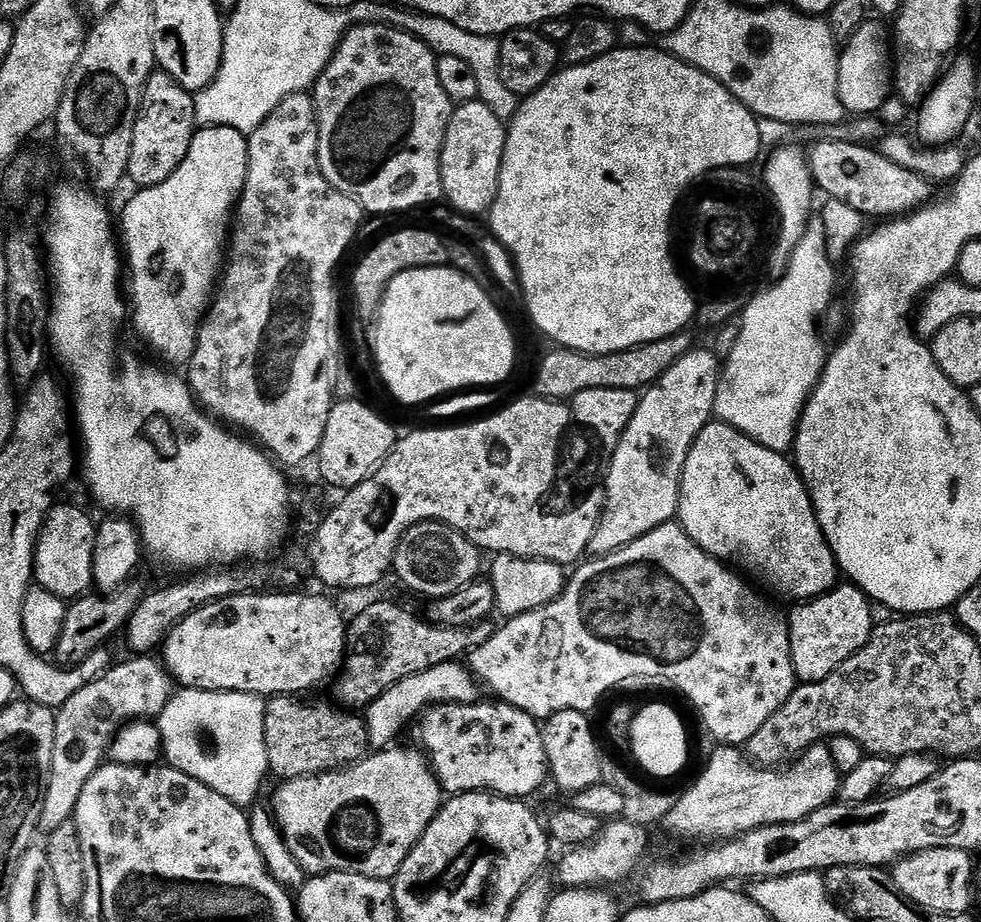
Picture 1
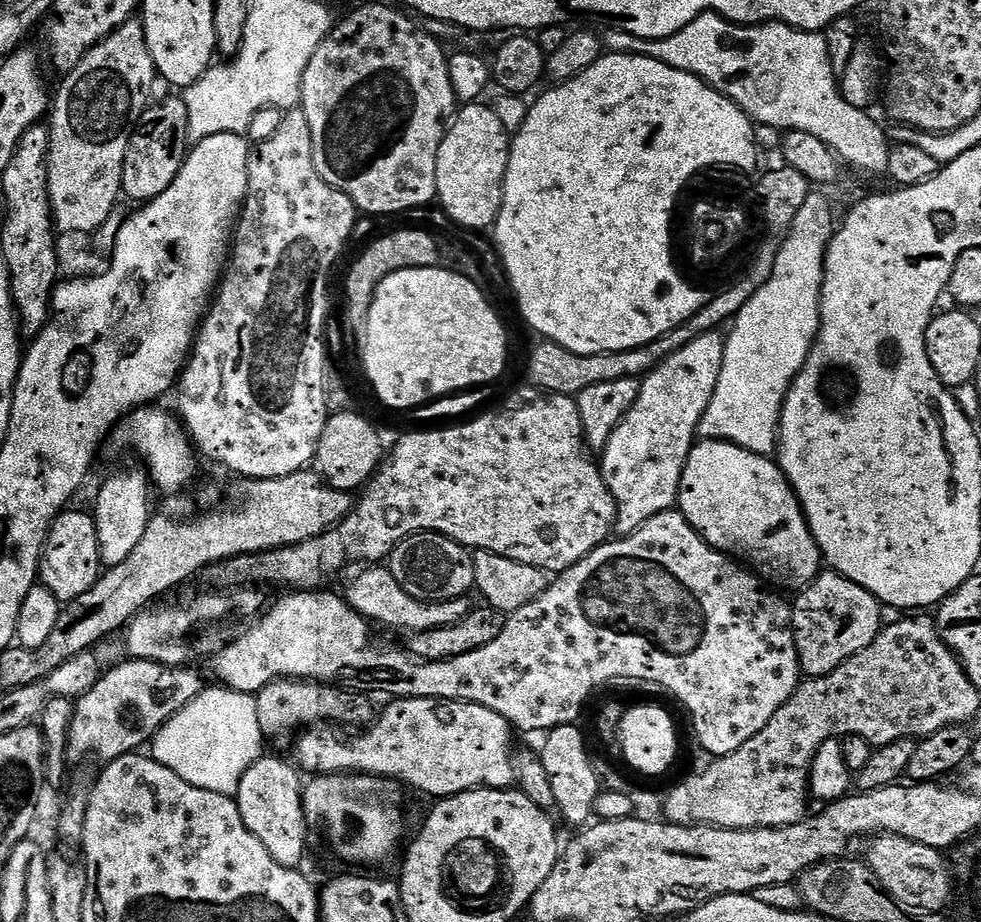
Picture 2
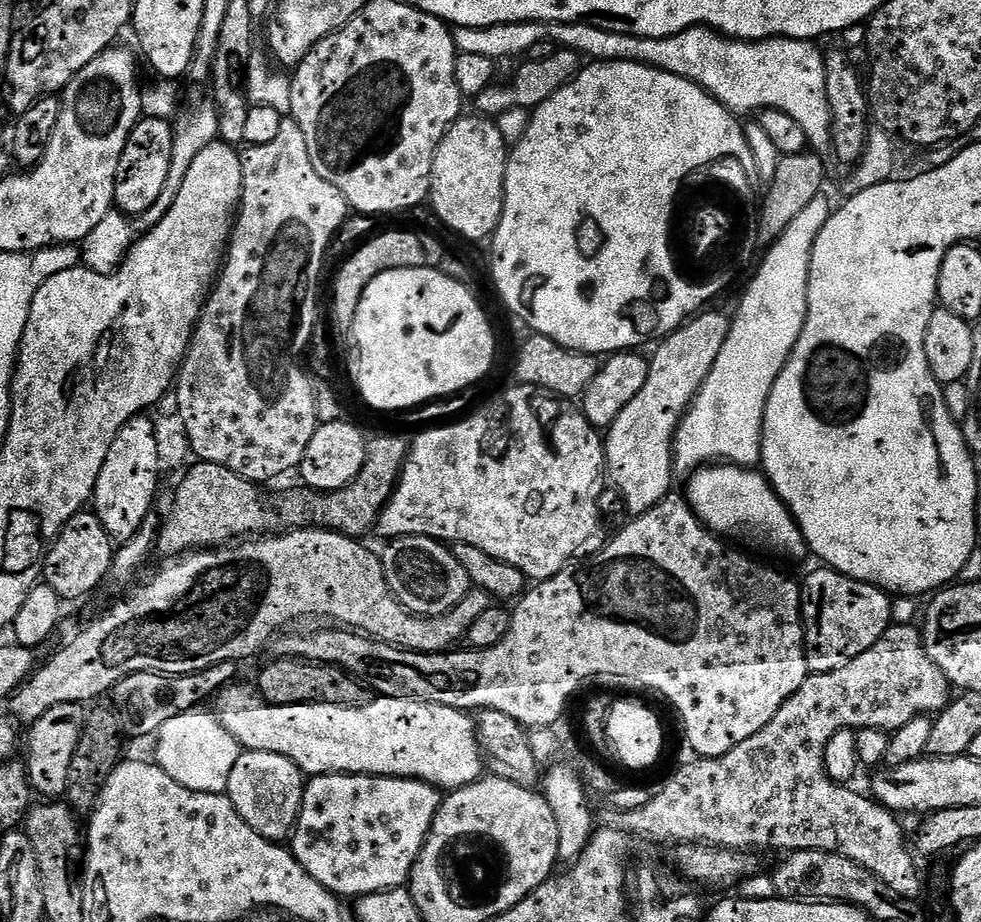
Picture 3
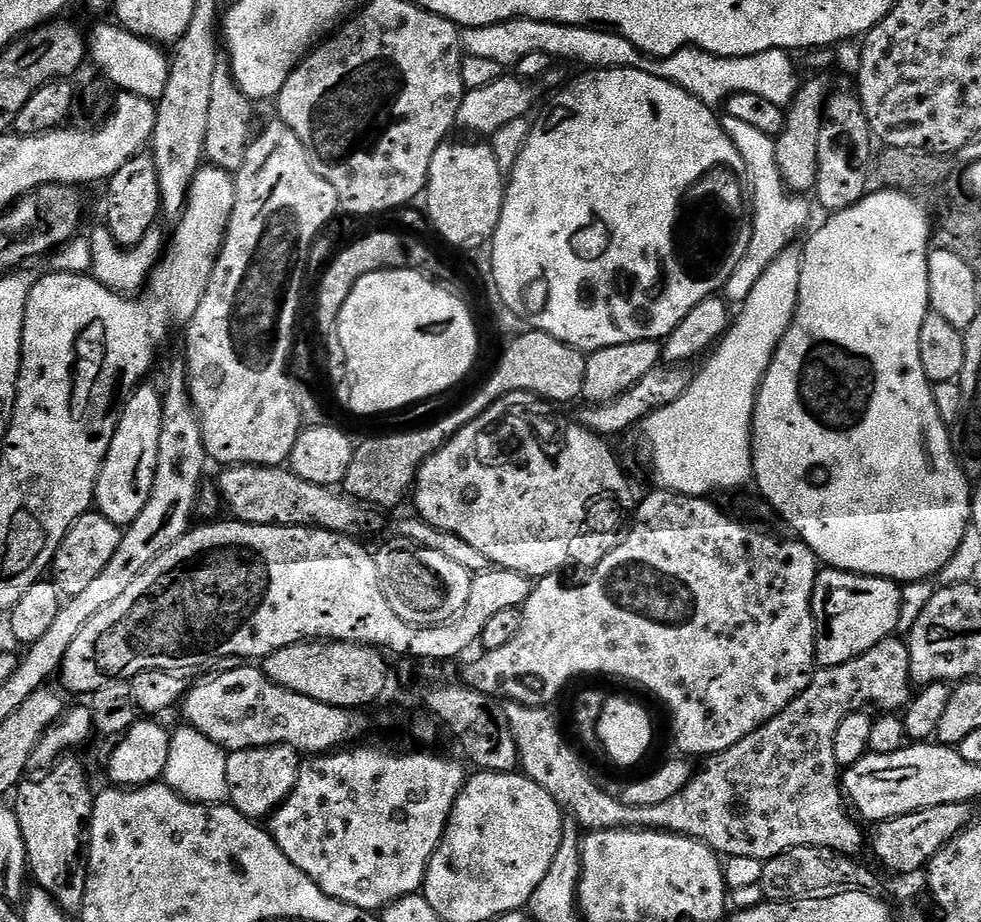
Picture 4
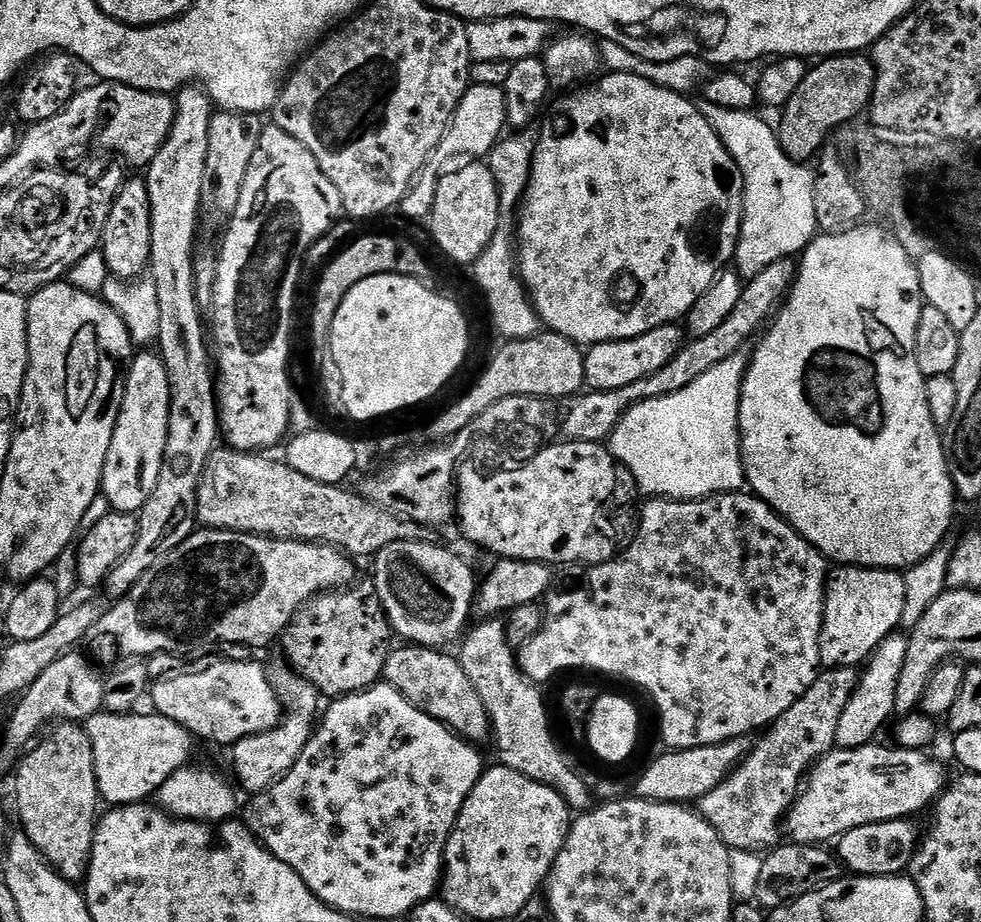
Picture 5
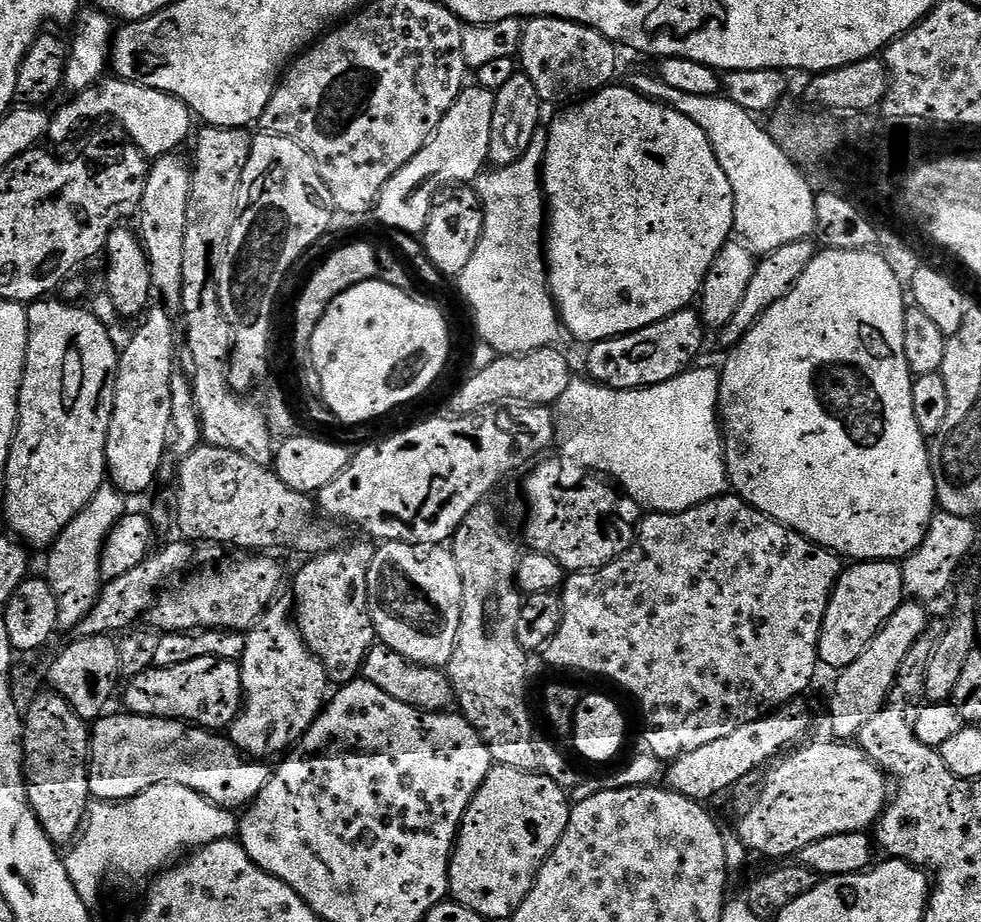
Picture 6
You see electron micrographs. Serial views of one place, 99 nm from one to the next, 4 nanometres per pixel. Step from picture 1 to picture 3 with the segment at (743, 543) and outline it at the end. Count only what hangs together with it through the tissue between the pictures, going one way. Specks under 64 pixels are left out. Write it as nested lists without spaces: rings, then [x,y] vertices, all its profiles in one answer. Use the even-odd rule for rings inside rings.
[[[716,462],[696,469],[687,480],[688,505],[715,535],[729,541],[741,540],[752,548],[761,548],[772,556],[785,556],[788,560],[800,560],[809,555],[808,543],[798,522],[780,500],[780,495],[772,489],[772,484],[763,471]]]

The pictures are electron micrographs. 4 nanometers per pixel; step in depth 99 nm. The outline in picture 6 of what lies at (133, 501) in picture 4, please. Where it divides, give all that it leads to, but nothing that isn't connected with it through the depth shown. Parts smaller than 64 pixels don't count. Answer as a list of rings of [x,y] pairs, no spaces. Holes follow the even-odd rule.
[[[163,306],[149,307],[146,315],[139,321],[140,329],[132,336],[132,341],[128,345],[123,345],[120,352],[120,369],[116,375],[116,393],[114,394],[114,414],[110,418],[110,430],[108,431],[108,441],[106,442],[106,458],[108,459],[108,466],[106,469],[107,475],[110,477],[111,483],[120,490],[120,492],[127,494],[129,497],[136,496],[139,492],[144,492],[156,480],[156,475],[160,472],[160,467],[164,464],[164,452],[169,451],[170,448],[170,433],[172,432],[172,411],[170,410],[170,386],[172,385],[172,377],[174,369],[172,363],[176,360],[176,336],[178,340],[178,328],[172,325],[173,317],[170,315],[167,308]]]

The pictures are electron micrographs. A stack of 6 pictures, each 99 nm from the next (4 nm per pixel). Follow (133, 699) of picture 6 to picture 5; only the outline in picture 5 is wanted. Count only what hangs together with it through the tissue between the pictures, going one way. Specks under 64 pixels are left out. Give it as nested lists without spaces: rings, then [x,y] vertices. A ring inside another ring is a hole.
[[[221,658],[197,672],[184,672],[181,676],[172,676],[169,680],[160,680],[151,685],[150,700],[155,715],[170,718],[170,722],[178,722],[187,732],[192,733],[197,741],[209,740],[212,744],[237,744],[242,738],[256,736],[259,732],[269,732],[275,728],[282,716],[282,705],[272,688],[269,673],[264,672],[260,664],[255,664],[251,658],[229,660]]]

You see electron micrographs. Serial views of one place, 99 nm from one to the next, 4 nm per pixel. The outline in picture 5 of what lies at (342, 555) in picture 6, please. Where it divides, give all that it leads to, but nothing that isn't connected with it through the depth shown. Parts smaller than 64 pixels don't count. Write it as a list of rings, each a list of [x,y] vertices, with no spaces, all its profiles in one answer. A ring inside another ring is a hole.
[[[370,578],[357,579],[343,588],[321,592],[313,596],[292,616],[284,631],[278,637],[278,644],[284,647],[287,667],[308,684],[313,684],[316,691],[324,698],[349,696],[355,692],[365,692],[373,684],[381,683],[390,651],[388,639],[393,639],[392,625],[380,605],[376,593],[376,583]]]

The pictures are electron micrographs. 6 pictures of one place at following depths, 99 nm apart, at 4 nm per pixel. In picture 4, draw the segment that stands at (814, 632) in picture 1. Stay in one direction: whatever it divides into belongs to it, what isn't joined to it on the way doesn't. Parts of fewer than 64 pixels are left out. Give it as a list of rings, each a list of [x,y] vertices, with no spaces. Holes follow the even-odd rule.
[[[825,567],[817,571],[812,591],[816,623],[816,663],[820,668],[842,666],[889,639],[897,631],[902,606],[901,585],[877,576],[860,576]]]

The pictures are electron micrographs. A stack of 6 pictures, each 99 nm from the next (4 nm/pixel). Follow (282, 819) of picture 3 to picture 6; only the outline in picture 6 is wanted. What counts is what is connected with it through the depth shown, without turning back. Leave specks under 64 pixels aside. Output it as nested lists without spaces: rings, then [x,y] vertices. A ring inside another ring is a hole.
[[[273,602],[258,623],[248,629],[244,657],[238,662],[240,681],[244,687],[244,702],[240,715],[236,717],[231,728],[227,729],[226,736],[248,758],[279,757],[287,753],[320,717],[330,692],[330,681],[322,662],[318,662],[316,655],[304,644],[300,629],[290,615],[289,605],[287,608],[280,603]]]

